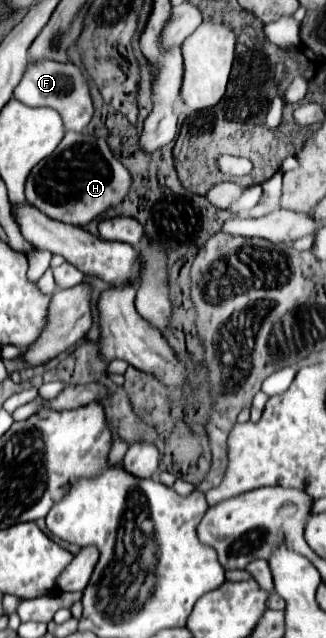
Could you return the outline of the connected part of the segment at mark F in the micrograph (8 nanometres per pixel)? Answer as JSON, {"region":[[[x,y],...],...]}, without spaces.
{"region":[[[38,60],[38,62],[28,62],[26,72],[16,88],[16,98],[22,100],[28,106],[50,106],[56,112],[60,112],[66,130],[82,132],[90,118],[92,118],[92,96],[90,96],[90,86],[84,76],[84,70],[76,64],[60,64],[54,60]]]}

